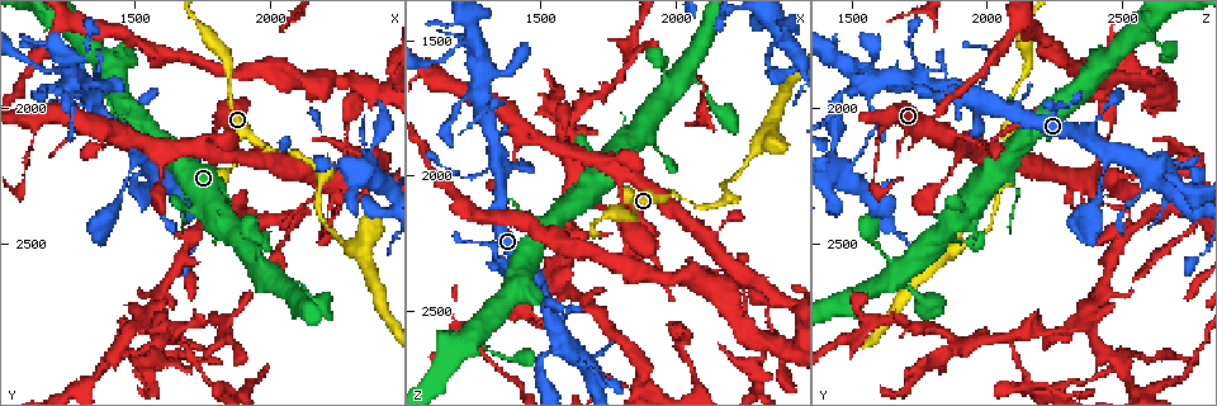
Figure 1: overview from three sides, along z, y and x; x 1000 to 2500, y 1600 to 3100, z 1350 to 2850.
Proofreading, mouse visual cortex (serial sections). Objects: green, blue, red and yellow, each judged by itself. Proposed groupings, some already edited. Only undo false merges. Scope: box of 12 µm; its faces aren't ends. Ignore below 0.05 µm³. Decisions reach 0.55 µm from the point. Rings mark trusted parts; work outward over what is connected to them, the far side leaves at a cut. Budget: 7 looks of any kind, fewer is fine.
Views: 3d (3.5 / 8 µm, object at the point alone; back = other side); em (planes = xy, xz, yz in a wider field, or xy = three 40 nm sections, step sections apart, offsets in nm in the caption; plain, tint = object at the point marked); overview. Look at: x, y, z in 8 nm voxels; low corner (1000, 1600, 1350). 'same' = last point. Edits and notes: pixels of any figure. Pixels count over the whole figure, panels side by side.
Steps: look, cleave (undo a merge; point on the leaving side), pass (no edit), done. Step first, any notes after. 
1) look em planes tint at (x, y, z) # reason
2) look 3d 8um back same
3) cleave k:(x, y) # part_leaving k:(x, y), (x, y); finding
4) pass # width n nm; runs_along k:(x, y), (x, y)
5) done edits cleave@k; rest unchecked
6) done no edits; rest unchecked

look 3d 3.5um at (1350, 2140, 2020) # calibre changes

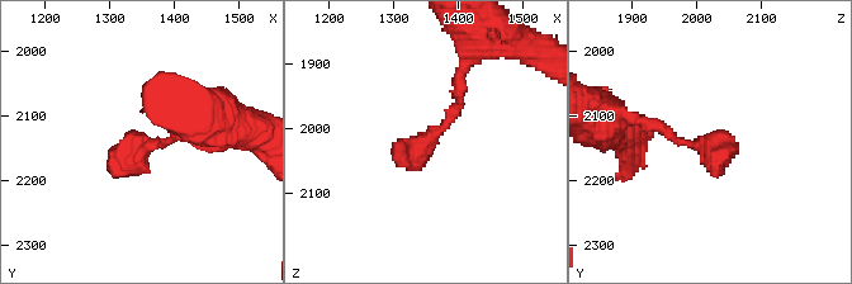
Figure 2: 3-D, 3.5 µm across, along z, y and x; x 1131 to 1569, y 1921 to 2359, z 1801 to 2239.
look em xy step 3 tint at (1355, 2145, 2015) # now the EM

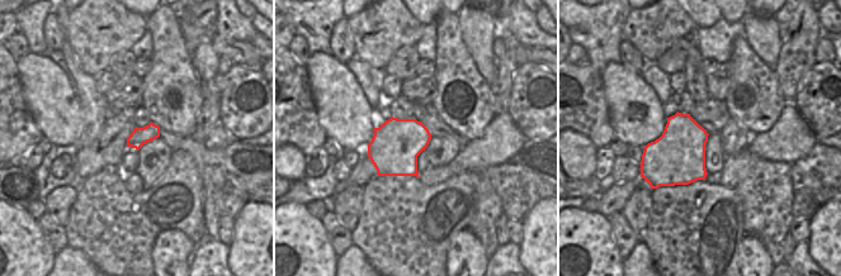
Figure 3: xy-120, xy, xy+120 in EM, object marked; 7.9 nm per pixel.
pass # runs_along 2:(462, 71), (454, 117), (391, 150); one cell here

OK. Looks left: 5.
look 3d 3.5um at (1280, 1730, 2600) # abrupt turn

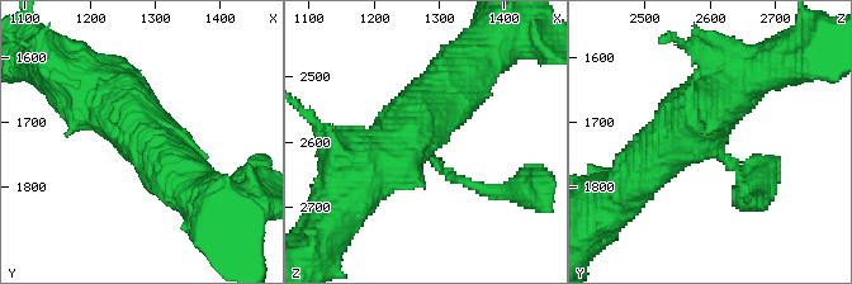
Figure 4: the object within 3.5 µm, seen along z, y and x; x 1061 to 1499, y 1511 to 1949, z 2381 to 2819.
look em xy step 2 tint same # need the tissue

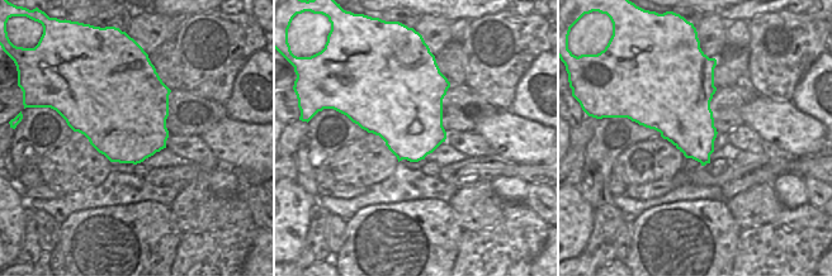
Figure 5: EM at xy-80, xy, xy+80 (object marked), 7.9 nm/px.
pass # runs_along 4:(633, 180), (724, 90), (743, 83); all the same cell

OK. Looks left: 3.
look em xy step 3 tint at (2250, 2290, 2390) # four or more arms meet

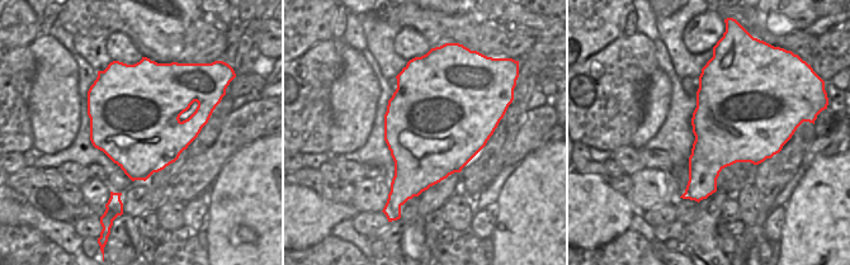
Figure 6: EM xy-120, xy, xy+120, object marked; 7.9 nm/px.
look 3d 3.5um same # wider look

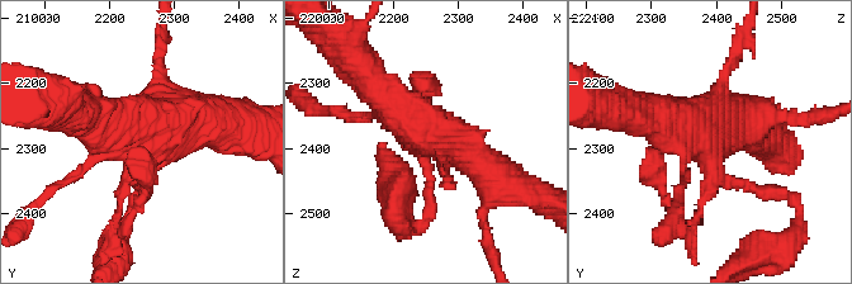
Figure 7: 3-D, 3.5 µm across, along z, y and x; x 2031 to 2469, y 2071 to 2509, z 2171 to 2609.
pass # width 850 nm; runs_along 7:(364, 69), (394, 108), (492, 175); continuous, no second cell

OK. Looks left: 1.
done no edits; rest unchecked

